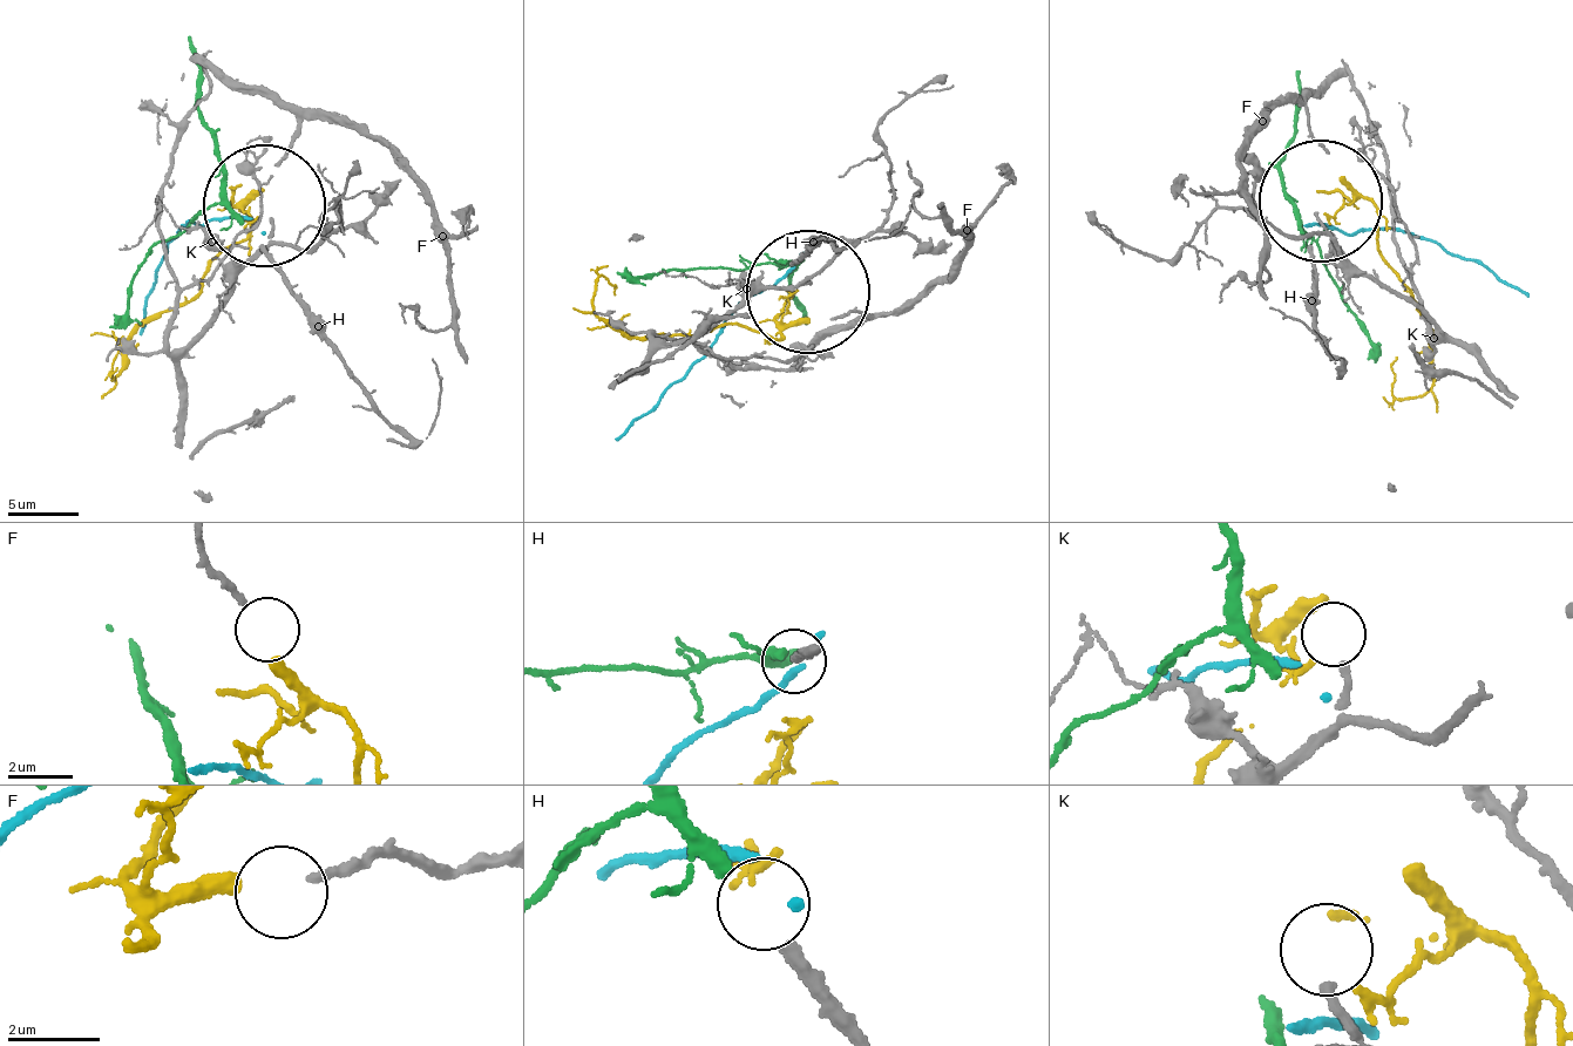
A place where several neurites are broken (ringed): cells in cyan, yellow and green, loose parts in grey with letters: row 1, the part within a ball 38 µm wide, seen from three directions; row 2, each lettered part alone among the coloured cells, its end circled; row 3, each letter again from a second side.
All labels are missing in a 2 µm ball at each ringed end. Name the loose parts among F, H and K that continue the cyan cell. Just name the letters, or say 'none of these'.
none of these

